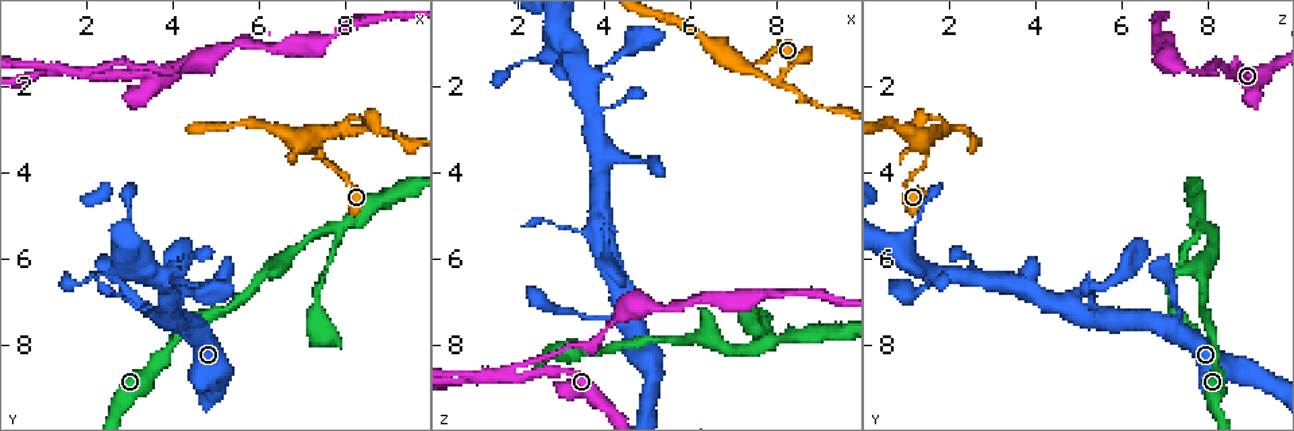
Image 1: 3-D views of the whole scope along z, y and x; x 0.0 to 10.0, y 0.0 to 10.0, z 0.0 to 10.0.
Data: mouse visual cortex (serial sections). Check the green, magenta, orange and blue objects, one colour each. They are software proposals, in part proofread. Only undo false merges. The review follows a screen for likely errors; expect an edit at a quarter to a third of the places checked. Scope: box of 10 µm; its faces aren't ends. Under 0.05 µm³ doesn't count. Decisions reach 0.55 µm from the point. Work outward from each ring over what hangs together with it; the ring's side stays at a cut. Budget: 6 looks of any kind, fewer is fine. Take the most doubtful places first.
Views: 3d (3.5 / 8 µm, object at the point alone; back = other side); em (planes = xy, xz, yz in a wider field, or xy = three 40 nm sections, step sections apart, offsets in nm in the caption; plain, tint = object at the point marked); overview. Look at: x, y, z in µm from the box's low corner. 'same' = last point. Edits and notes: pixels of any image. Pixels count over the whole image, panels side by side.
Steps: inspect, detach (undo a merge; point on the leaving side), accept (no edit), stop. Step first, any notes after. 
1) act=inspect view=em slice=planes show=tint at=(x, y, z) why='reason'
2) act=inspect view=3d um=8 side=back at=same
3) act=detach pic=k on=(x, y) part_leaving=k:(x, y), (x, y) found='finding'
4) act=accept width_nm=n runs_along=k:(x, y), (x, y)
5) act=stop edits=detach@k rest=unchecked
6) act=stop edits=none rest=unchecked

act=inspect view=3d um=3.5 side=back at=(1.75, 1.65, 8.75) why='arms part here'

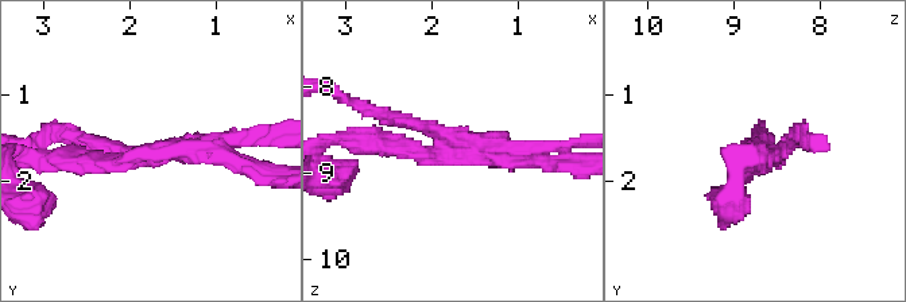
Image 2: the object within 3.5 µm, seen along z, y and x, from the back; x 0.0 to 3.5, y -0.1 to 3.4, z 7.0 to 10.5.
act=inspect view=em slice=xy step=2 show=tint at=(1.80, 1.70, 8.80) arms=3 arm_widths_nm=150,200,200 why='now the EM'

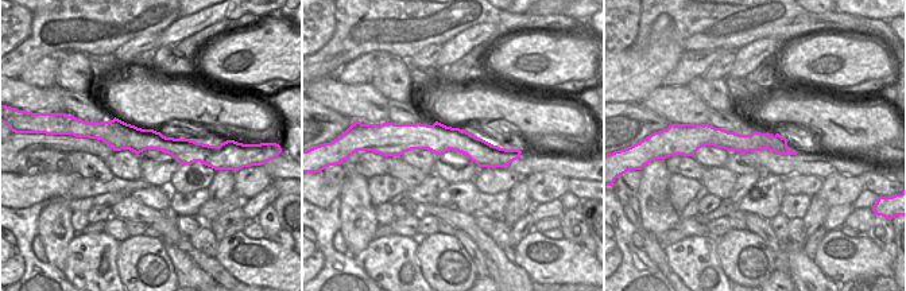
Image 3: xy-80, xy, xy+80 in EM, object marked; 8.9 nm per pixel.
act=detach pic=2 on=(96, 140) width_nm=260 part_leaving=2:(452, 146), (340, 95) found='two cells meet here'

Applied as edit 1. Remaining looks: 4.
act=inspect view=3d um=3.5 at=(7.30, 3.35, 1.50) why='small branch off a trunk'

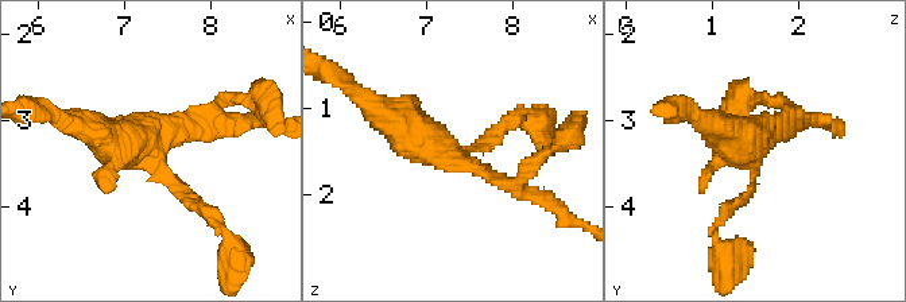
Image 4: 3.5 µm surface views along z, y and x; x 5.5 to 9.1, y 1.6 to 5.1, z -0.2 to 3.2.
act=inspect view=em slice=xy step=3 show=tint at=(7.30, 3.30, 1.55) arms=3 arm_widths_nm=150,150,450 why='now the EM'

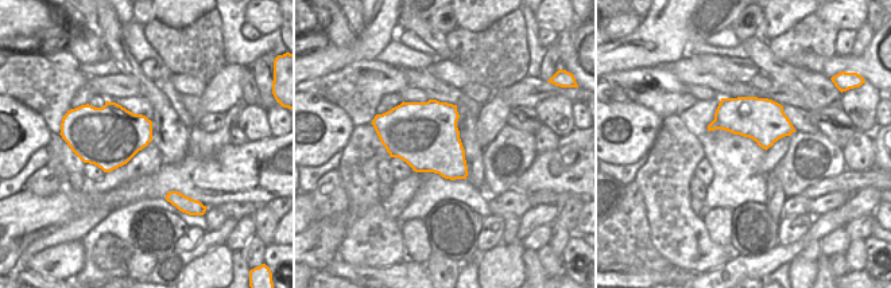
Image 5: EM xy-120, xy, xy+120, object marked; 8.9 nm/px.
act=accept runs_along=4:(206, 212), (144, 140), (77, 124) found='one cell here'

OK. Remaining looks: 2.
act=inspect view=3d um=3.5 at=(7.75, 5.25, 7.90) why='three-way junction'

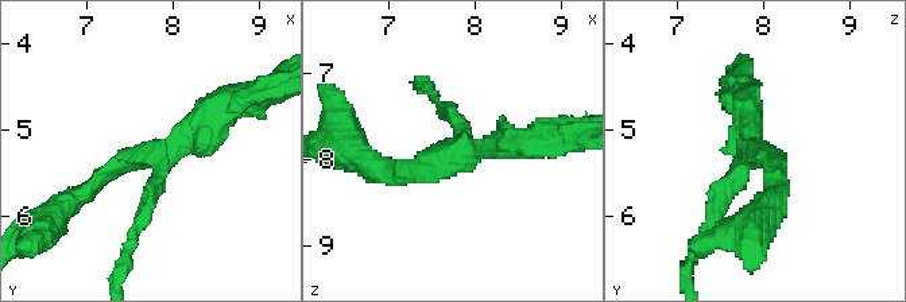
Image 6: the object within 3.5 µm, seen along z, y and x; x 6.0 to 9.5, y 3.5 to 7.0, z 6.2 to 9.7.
act=detach pic=6 on=(715, 201) part_leaving=6:(159, 163), (159, 179), (122, 271) found='a second cell is stuck on'

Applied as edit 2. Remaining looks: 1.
act=stop edits=detach@2,detach@6 rest=unchecked

